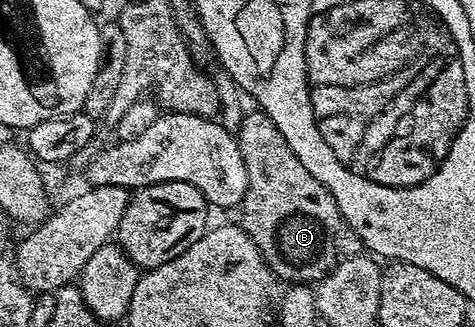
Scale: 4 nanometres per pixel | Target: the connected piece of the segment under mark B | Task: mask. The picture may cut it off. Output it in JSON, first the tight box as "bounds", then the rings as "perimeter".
{"bounds":[235,109,342,284],"perimeter":[[[249,109],[235,137],[246,166],[246,192],[238,207],[239,225],[262,252],[268,270],[281,283],[319,284],[338,261],[336,230],[342,225],[342,219],[334,196],[317,178],[306,172],[306,164],[302,164],[302,160],[294,156],[294,152],[286,144],[286,136],[278,132],[278,124],[274,124],[274,120],[270,120],[270,116],[266,116],[263,110]]]}

